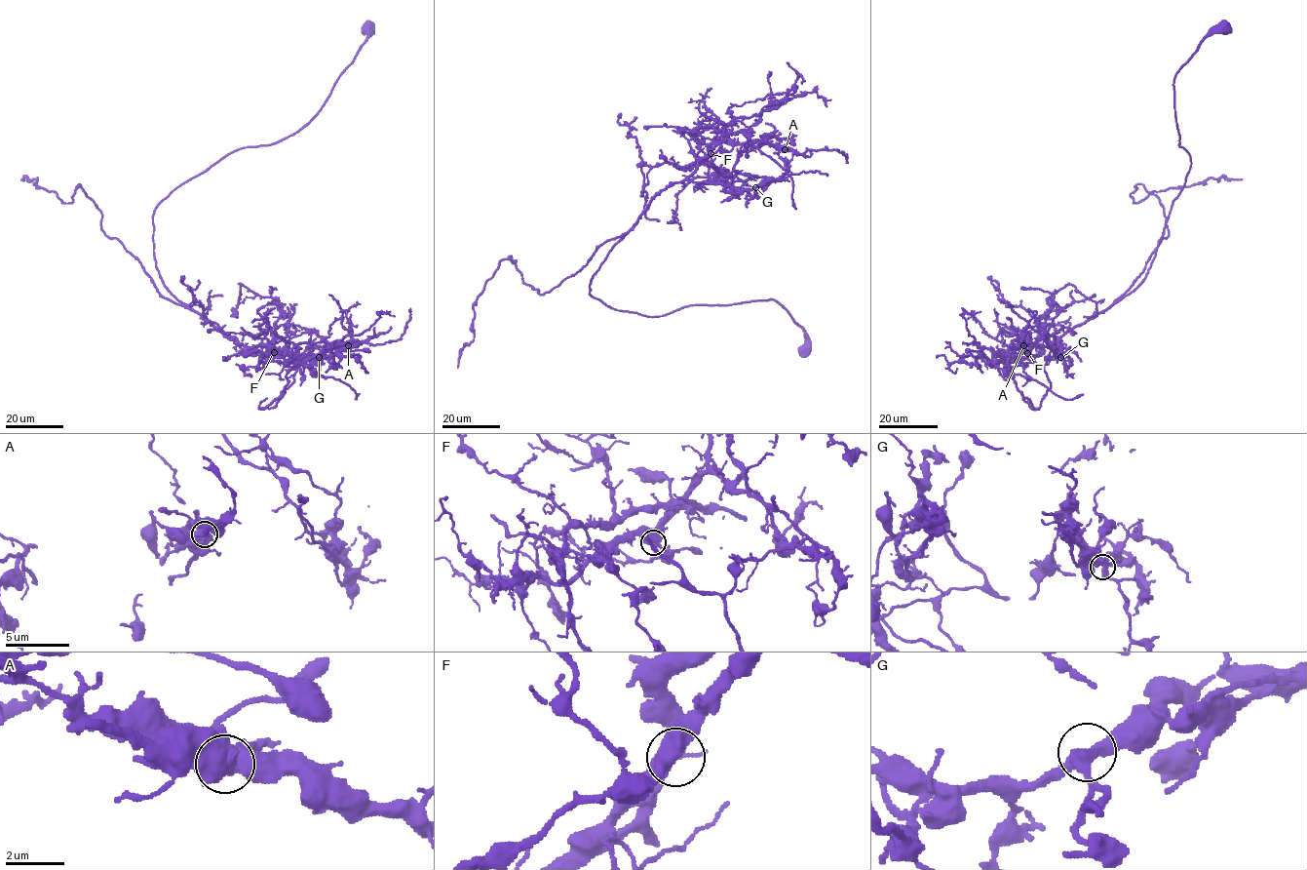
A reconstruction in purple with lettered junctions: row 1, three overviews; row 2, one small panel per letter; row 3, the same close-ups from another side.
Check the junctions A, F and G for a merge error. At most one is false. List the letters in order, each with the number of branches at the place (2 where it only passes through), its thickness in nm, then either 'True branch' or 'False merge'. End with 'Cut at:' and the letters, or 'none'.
A: Branches: 3. Thickness 500 nm. False merge
F: Branches: 3. Thickness 480 nm. True branch
G: Branches: 3. Thickness 400 nm. True branch
Cut at: A

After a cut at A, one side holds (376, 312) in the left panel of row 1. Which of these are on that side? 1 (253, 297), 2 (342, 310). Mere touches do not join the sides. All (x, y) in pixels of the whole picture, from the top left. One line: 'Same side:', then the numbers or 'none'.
Same side: 1, 2

